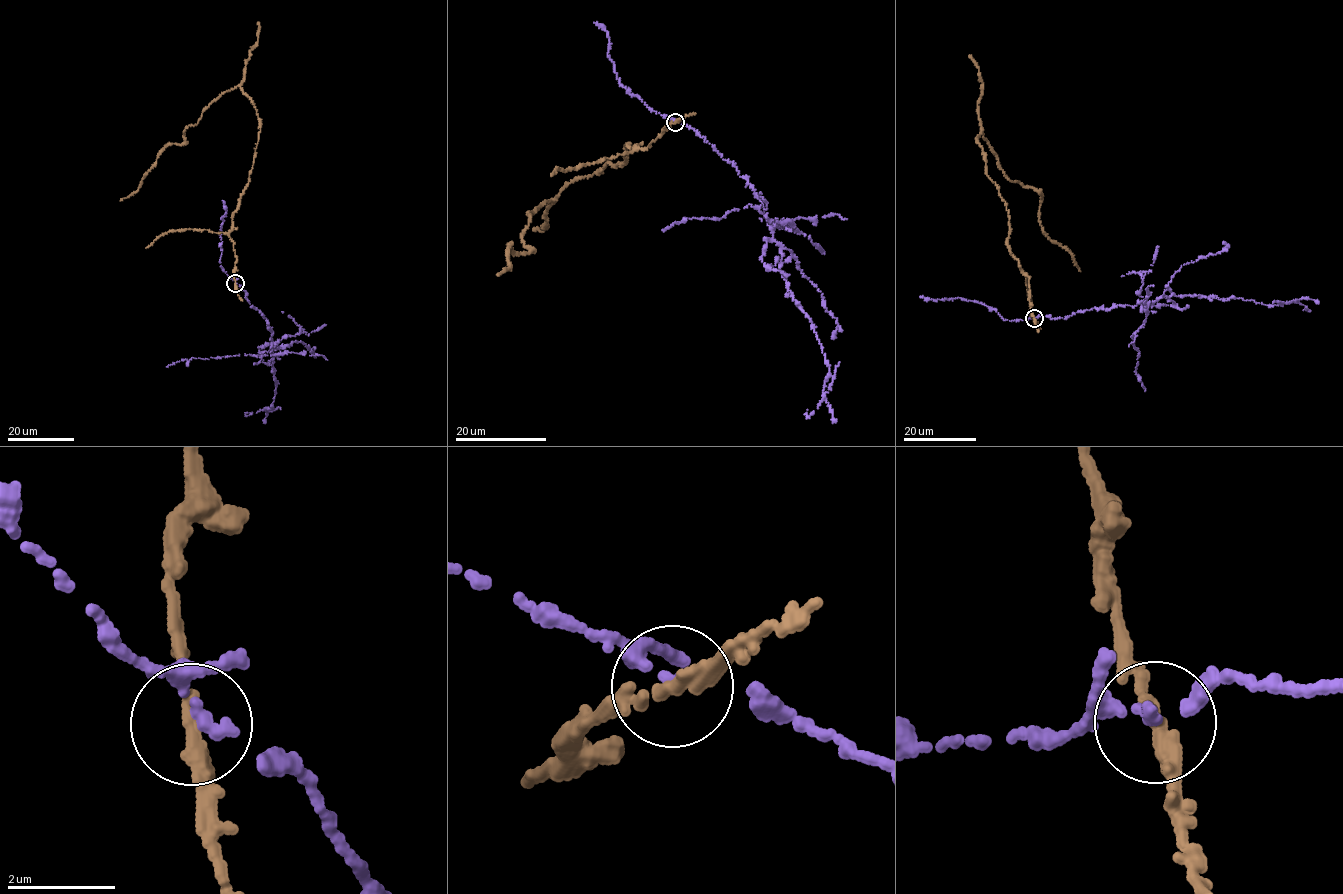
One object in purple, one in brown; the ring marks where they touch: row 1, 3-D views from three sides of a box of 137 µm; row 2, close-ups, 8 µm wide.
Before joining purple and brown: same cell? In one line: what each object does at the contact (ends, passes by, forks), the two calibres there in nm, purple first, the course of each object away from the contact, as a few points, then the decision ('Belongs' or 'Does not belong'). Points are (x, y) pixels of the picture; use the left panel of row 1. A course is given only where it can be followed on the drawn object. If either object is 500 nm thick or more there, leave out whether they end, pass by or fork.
At the ring purple passes by. At the ring brown passes by. Thickness 240 nm (purple) against 280 nm. Course of purple: (234, 282), (242, 287), (250, 305), (262, 313), (277, 348), (272, 355), (276, 382), (272, 407), (247, 413). Course of brown: (234, 282), (229, 235), (260, 132), (240, 87), (214, 100), (120, 201). Does not belong

